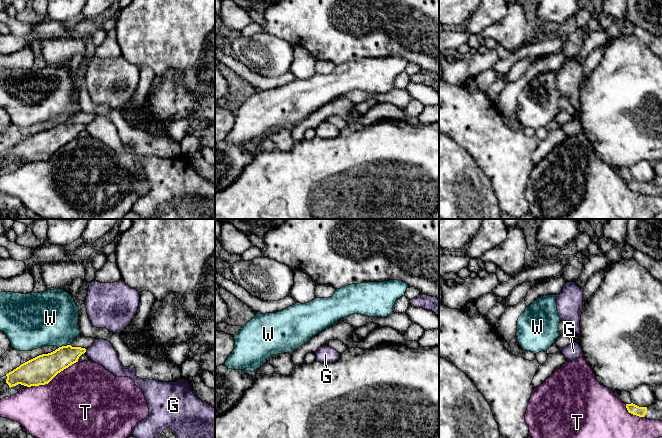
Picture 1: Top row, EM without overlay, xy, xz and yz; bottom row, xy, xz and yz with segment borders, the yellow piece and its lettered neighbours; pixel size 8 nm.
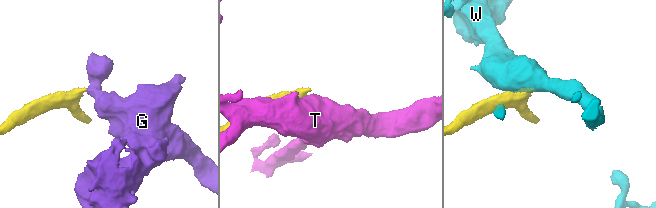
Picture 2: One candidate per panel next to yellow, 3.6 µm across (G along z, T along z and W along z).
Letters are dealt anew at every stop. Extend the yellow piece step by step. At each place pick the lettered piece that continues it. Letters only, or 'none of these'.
none of these

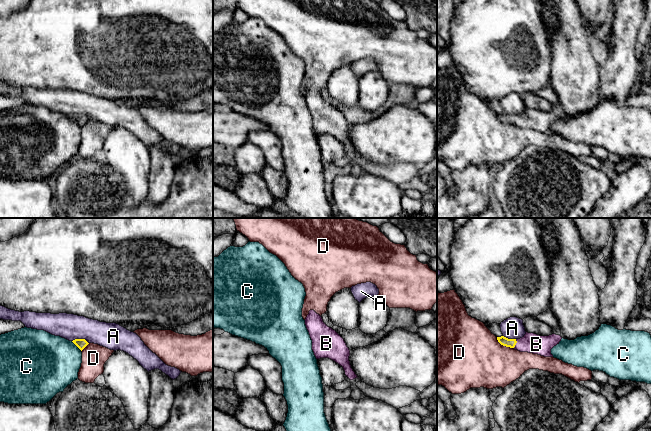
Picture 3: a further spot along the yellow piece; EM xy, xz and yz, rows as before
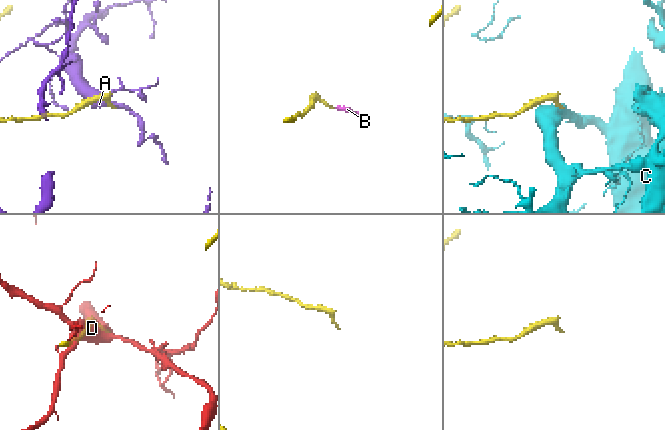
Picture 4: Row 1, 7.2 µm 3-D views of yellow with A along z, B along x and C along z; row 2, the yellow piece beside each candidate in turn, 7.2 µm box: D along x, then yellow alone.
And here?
B

